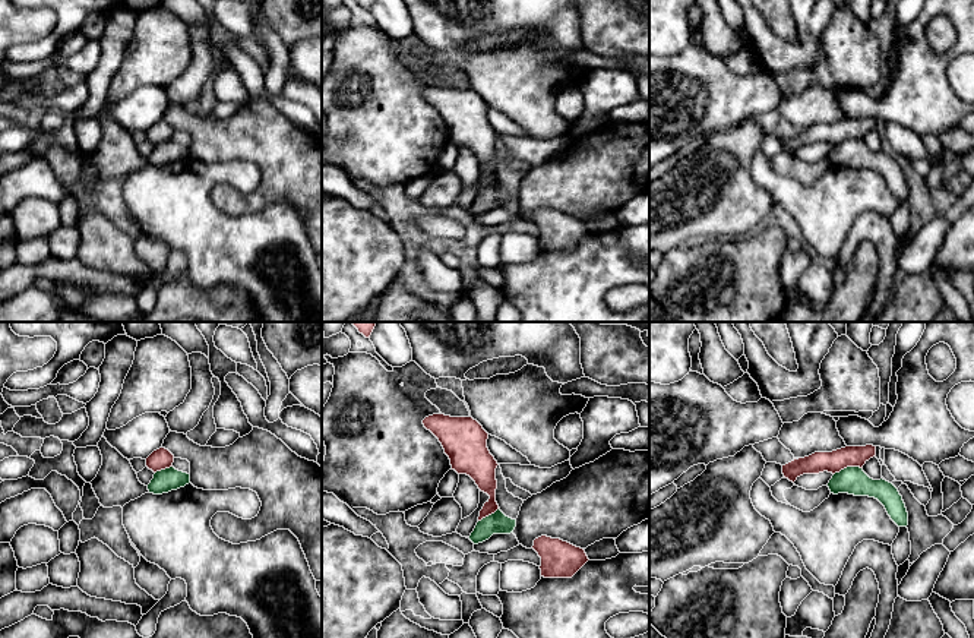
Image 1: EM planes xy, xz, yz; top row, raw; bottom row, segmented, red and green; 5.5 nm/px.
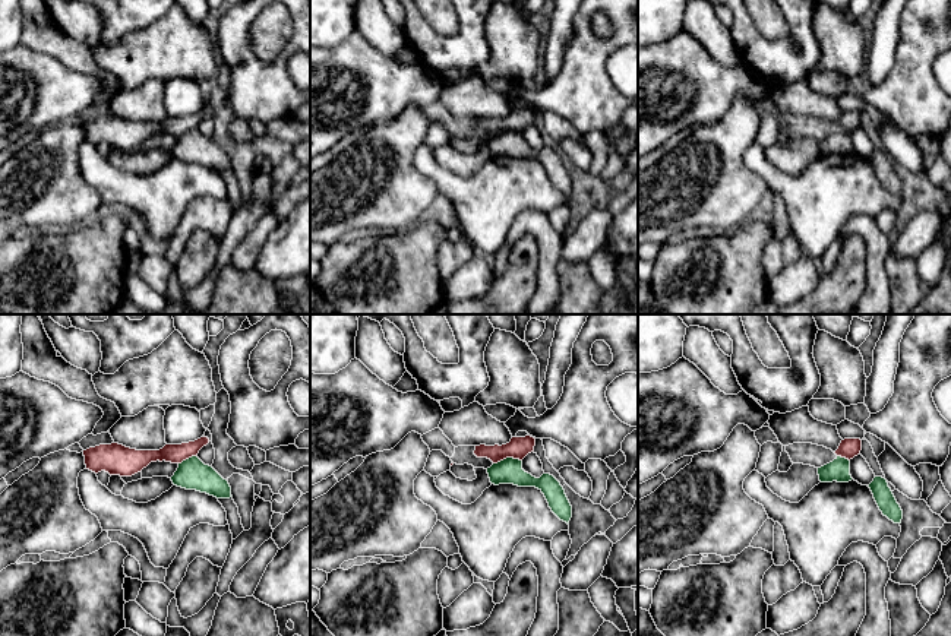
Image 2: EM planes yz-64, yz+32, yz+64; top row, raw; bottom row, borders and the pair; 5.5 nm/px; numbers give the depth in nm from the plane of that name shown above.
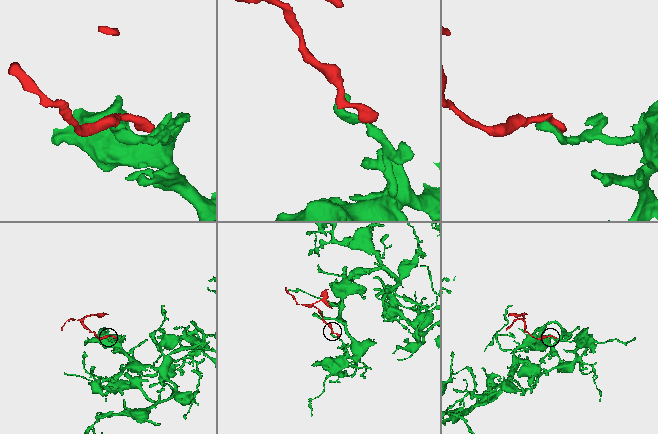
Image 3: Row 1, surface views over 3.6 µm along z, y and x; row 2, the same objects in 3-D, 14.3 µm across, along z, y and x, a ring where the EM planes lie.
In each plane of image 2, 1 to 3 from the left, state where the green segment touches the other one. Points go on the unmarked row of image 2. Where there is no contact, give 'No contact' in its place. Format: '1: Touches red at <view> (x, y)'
1: Touches red at yz-64 (188, 130)
2: Touches red at yz+32 (506, 129)
3: Touches red at yz+64 (843, 129)

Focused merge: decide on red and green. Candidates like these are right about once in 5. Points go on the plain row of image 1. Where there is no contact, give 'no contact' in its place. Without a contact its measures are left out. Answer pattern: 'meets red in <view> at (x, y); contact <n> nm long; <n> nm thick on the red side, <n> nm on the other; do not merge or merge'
meets red in yz at (847, 138); contact 170 nm long; 120 nm thick on the red side, 160 nm on the other; do not merge

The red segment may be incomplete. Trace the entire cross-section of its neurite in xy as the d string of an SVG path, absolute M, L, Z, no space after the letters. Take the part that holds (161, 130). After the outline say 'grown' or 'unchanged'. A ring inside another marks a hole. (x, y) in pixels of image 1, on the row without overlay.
M165 120L154 123L146 130L146 139L154 145L173 139L173 135L174 135L174 127Z; unchanged

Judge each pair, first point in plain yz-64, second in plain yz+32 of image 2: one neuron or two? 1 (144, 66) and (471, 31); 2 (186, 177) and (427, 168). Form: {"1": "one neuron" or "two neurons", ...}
{"1": "two neurons", "2": "one neuron"}

